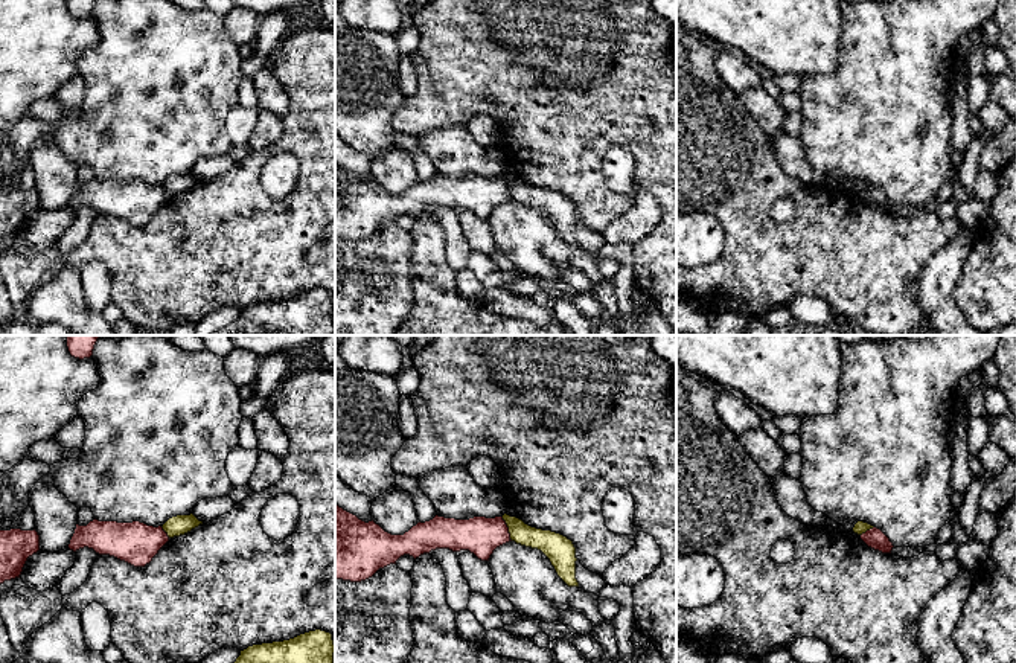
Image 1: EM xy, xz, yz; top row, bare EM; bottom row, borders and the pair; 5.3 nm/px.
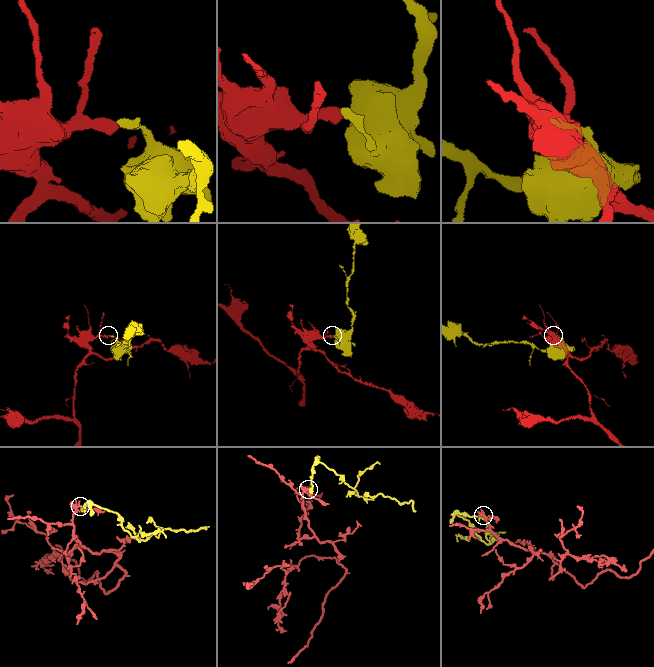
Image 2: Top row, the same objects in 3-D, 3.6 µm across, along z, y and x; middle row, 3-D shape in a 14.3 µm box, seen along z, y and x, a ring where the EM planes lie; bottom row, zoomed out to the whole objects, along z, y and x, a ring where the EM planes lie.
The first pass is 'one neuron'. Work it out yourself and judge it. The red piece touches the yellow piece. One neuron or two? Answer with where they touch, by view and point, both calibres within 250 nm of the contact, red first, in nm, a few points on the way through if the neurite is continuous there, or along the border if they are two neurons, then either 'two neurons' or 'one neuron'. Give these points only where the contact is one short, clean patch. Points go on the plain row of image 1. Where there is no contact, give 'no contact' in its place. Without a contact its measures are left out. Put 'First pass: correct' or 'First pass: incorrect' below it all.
contact xz (508, 188); calibres 200 and 140 nm; border xz (501, 176), (512, 198); two neurons
First pass: incorrect

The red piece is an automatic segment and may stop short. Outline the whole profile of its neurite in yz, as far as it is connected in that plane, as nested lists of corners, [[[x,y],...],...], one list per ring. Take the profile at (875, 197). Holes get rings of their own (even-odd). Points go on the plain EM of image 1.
[[[873,186],[861,194],[861,198],[871,207],[879,209],[882,212],[891,212],[893,201],[890,197],[877,186]]]

